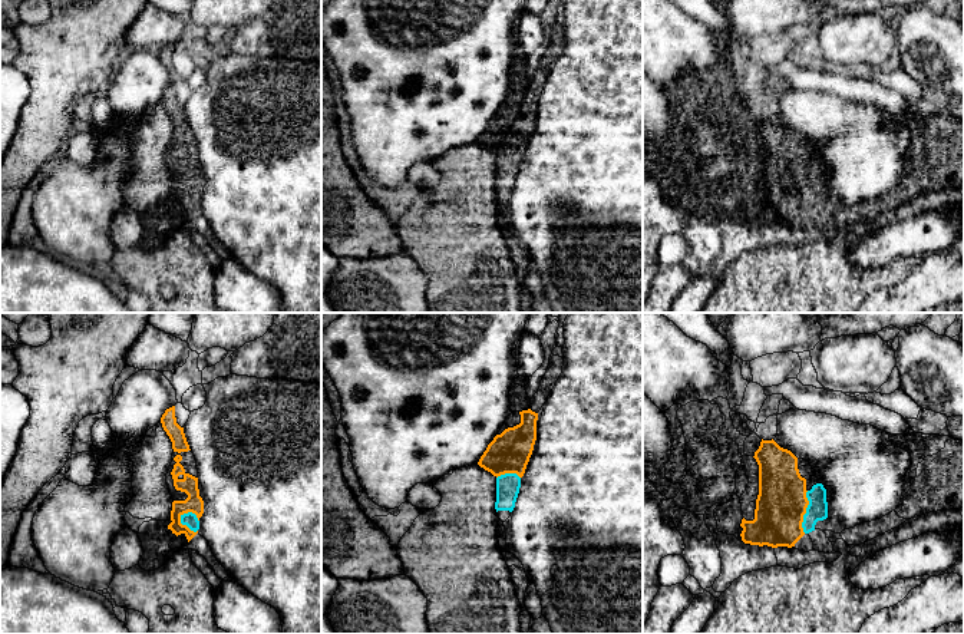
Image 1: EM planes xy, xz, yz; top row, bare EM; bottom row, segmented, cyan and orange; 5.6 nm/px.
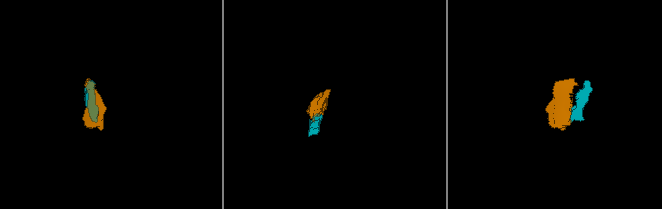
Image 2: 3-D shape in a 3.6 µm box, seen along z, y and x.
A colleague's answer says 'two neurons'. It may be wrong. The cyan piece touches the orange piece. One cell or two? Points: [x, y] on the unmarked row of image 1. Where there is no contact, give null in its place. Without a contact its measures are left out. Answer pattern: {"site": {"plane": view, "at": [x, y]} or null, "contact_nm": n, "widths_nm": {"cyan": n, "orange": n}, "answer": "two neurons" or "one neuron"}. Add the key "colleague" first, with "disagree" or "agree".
{"colleague": "disagree", "site": {"plane": "xy", "at": [184, 202]}, "contact_nm": 140, "widths_nm": {"cyan": 80, "orange": 100}, "answer": "one neuron"}

